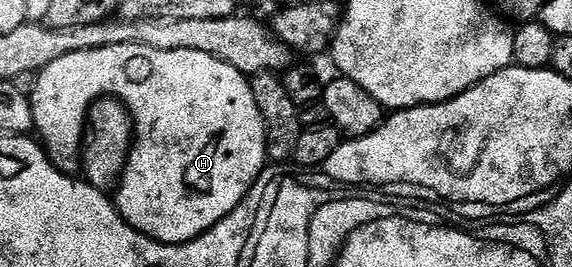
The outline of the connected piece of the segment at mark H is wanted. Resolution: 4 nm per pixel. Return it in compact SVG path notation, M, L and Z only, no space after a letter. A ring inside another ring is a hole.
M121 44L120 46L104 46L96 50L80 50L76 54L64 54L64 58L56 58L48 66L44 66L38 73L36 90L32 90L30 105L34 119L34 132L40 141L46 157L60 169L61 172L74 174L79 171L80 157L84 147L84 133L88 128L90 108L103 98L121 100L130 111L130 118L134 122L134 138L130 145L130 156L122 171L122 178L116 185L116 207L124 222L132 226L140 234L158 240L161 244L187 244L198 236L203 236L212 226L216 226L244 197L250 193L250 188L258 181L268 164L266 154L266 123L260 114L260 106L256 106L256 98L252 98L249 79L238 72L228 62L216 58L212 54L200 54L200 50L152 50L148 46L135 44Z

